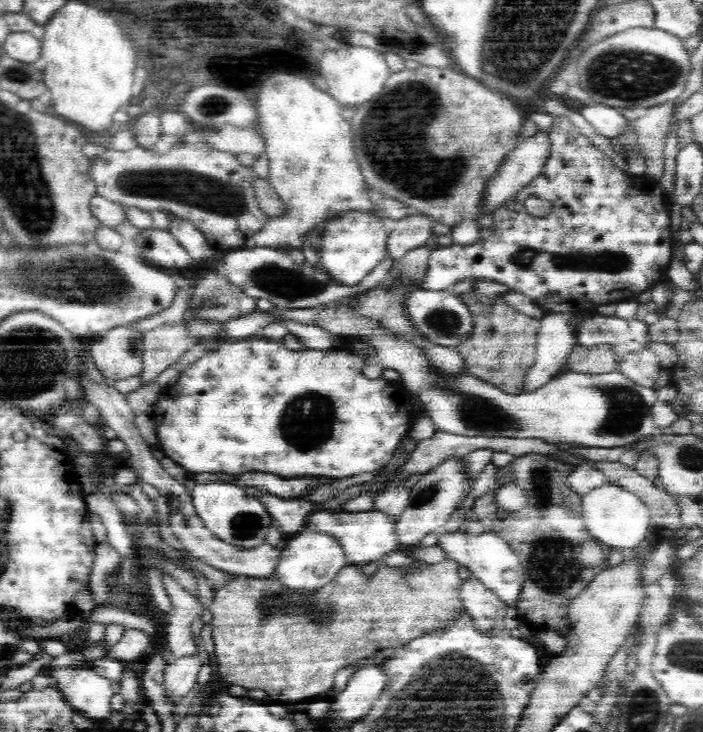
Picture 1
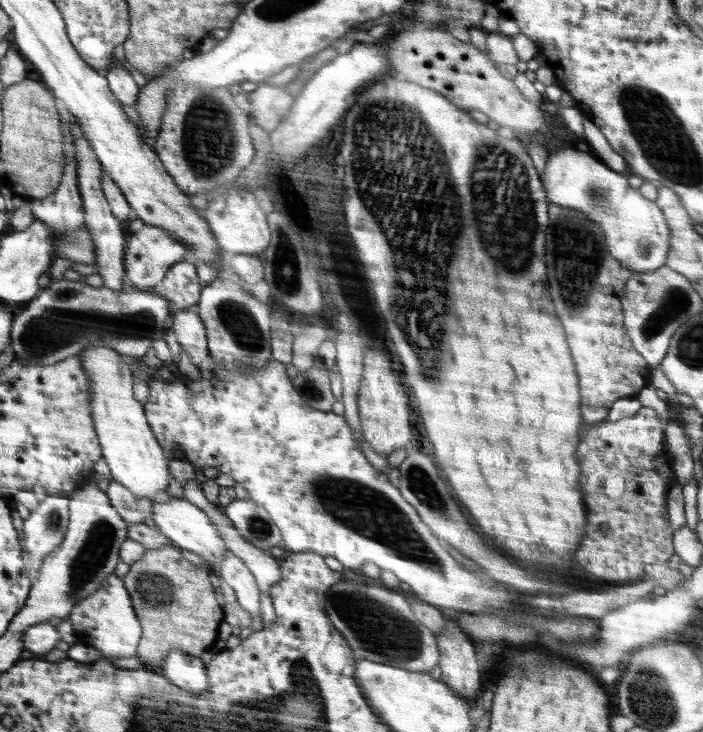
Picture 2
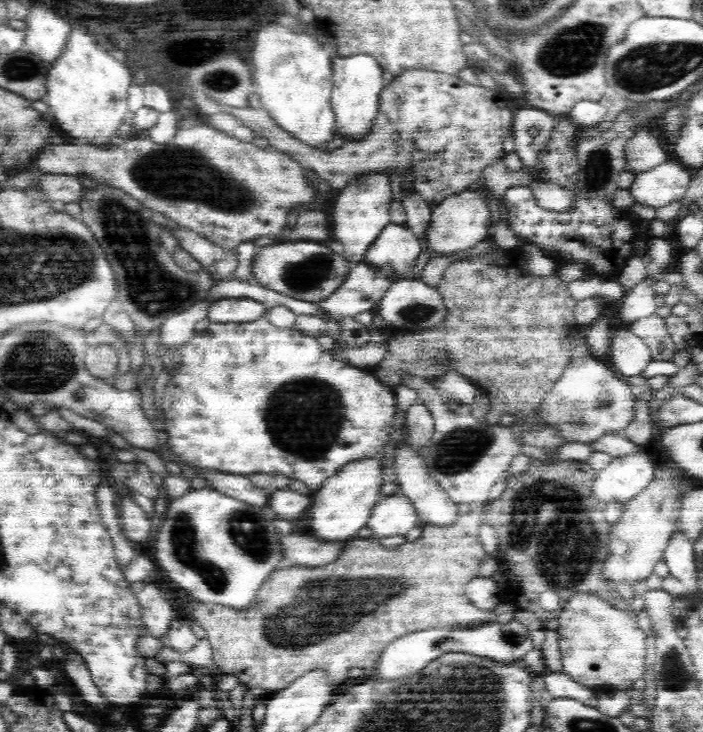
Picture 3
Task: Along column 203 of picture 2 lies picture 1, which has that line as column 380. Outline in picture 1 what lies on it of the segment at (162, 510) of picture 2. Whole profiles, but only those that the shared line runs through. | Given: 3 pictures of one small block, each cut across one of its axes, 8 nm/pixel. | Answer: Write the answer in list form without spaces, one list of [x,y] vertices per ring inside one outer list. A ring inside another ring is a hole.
[[[374,508],[366,512],[314,511],[307,516],[306,526],[336,537],[336,541],[344,549],[346,565],[361,566],[372,561],[376,562],[388,552],[397,550],[396,524],[397,521],[394,521],[388,513]]]

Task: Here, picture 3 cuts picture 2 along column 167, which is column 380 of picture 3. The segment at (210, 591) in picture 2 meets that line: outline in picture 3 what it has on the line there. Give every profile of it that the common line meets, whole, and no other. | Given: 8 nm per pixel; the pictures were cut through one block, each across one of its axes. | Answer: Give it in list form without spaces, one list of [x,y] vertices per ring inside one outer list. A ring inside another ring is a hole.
[[[472,505],[471,510],[467,514],[457,514],[456,520],[451,525],[440,527],[440,525],[426,525],[422,524],[423,531],[421,536],[412,541],[406,541],[400,546],[393,549],[386,548],[380,545],[374,536],[368,539],[358,539],[356,537],[349,540],[348,546],[346,546],[346,552],[342,556],[338,556],[334,562],[317,567],[302,567],[300,565],[288,566],[283,565],[280,569],[274,570],[264,584],[260,586],[258,590],[256,606],[250,606],[246,610],[236,610],[229,606],[222,606],[216,604],[195,603],[192,610],[193,621],[197,622],[207,632],[208,642],[211,644],[214,664],[220,670],[220,673],[234,674],[240,676],[240,682],[242,684],[248,684],[250,689],[252,688],[266,688],[269,694],[277,692],[290,686],[292,680],[296,680],[298,676],[306,674],[309,670],[324,669],[330,673],[332,681],[340,684],[344,682],[347,672],[350,668],[358,667],[367,671],[372,669],[372,666],[376,664],[376,660],[380,658],[382,650],[390,644],[393,640],[400,638],[404,635],[409,635],[411,632],[418,632],[425,628],[440,628],[444,626],[452,626],[458,628],[458,626],[470,626],[479,625],[494,619],[494,615],[491,612],[483,611],[476,608],[471,601],[466,597],[465,586],[469,580],[480,577],[480,562],[482,558],[486,558],[486,551],[484,546],[480,542],[478,529],[482,524],[485,524],[485,514],[482,505]]]

